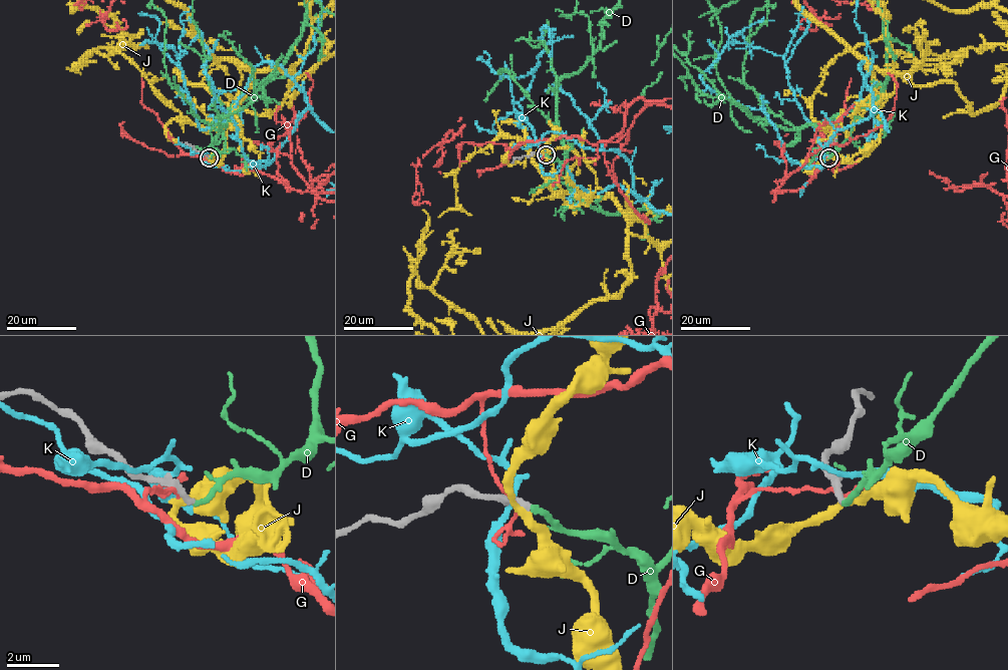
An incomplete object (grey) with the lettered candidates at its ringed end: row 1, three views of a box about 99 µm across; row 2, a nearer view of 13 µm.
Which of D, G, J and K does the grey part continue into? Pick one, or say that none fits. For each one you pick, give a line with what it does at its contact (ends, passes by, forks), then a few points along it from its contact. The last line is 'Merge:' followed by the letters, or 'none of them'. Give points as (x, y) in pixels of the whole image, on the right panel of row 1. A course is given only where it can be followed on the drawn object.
D: it ends
Merge: D

